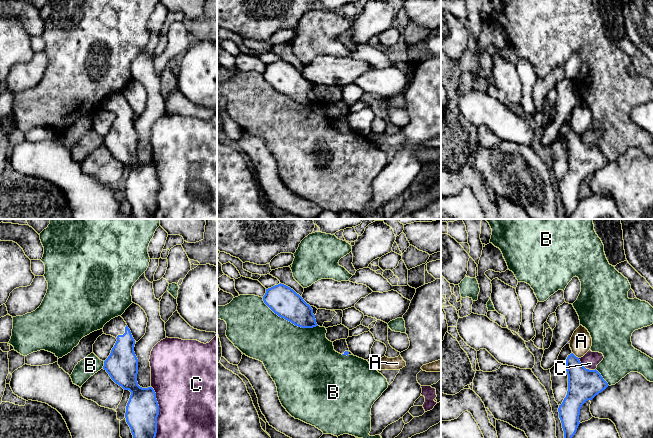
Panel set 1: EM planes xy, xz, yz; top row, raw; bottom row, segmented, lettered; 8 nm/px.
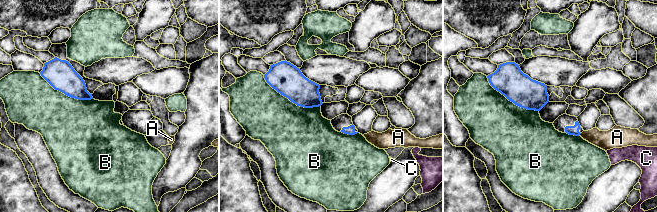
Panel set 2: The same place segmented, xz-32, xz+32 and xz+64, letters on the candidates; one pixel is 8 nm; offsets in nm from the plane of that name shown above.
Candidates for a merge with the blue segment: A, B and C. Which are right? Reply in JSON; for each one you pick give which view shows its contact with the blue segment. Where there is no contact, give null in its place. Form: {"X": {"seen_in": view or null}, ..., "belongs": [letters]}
{"belongs": []}

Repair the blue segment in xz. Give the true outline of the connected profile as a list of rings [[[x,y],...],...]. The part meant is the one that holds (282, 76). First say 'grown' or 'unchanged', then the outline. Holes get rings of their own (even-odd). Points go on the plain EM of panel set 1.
unchanged | [[[278,60],[266,65],[264,79],[279,93],[301,104],[313,104],[316,99],[313,85],[293,65]]]

